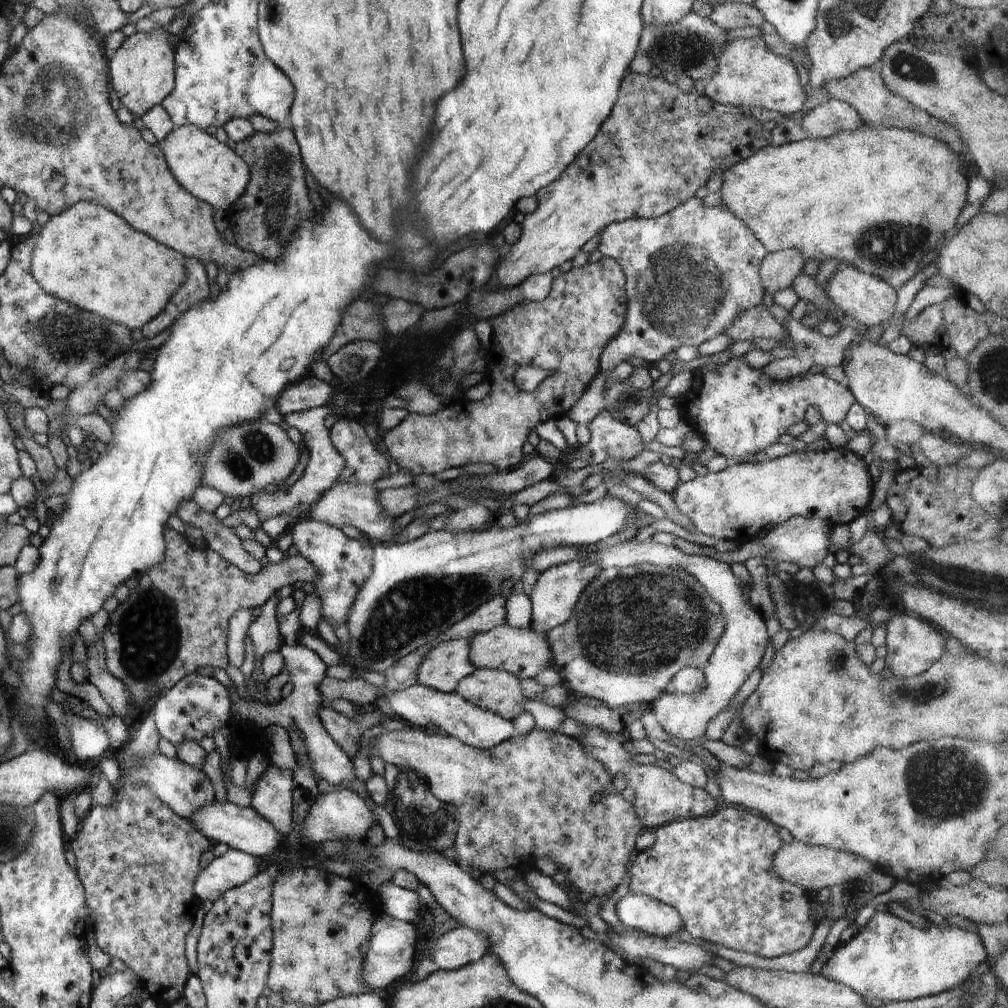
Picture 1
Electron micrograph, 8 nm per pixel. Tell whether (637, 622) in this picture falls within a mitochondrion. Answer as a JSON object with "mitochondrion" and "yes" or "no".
{"mitochondrion":"yes"}

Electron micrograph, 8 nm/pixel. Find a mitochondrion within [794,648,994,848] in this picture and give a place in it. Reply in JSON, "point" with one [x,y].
{"point":[965,782]}

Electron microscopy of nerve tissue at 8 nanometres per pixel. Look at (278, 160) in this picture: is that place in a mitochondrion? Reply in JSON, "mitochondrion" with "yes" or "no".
{"mitochondrion":"yes"}

